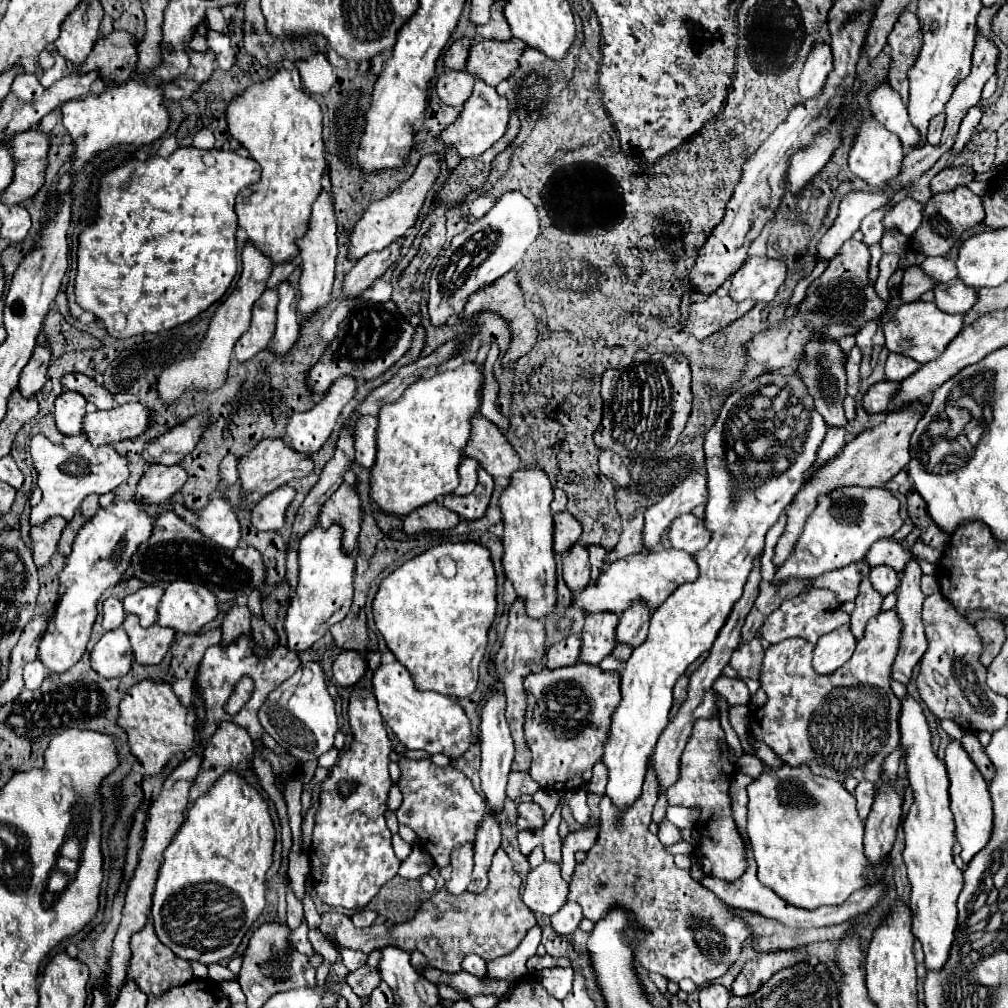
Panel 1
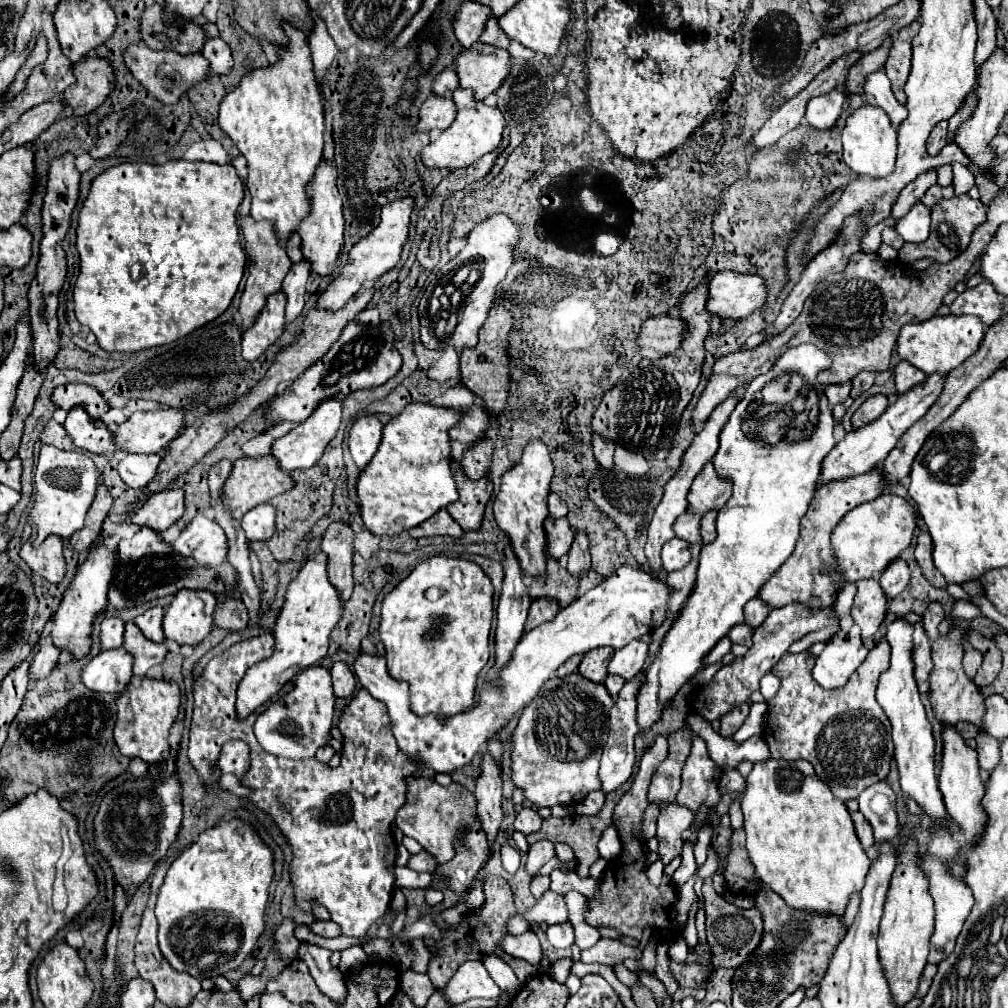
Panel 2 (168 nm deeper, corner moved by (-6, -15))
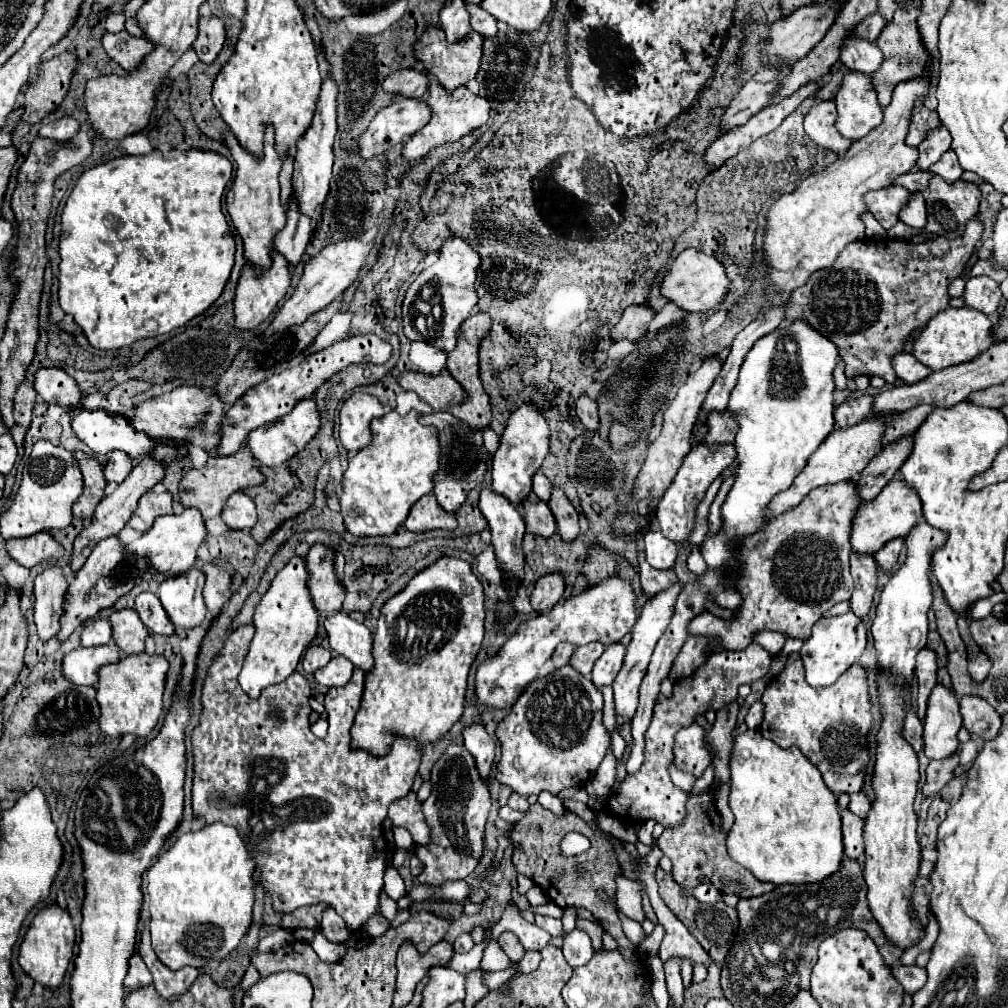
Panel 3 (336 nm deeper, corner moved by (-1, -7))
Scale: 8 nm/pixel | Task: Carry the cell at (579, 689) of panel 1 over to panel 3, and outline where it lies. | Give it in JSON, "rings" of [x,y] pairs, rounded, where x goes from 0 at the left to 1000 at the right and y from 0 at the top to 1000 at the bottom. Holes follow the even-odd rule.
{"rings":[[[558,661],[538,673],[528,675],[512,694],[506,708],[492,722],[492,732],[496,734],[498,744],[498,750],[492,758],[492,774],[520,790],[534,788],[538,784],[554,788],[565,780],[579,780],[605,742],[605,730],[597,720],[597,698],[597,688],[587,675],[565,661]]]}

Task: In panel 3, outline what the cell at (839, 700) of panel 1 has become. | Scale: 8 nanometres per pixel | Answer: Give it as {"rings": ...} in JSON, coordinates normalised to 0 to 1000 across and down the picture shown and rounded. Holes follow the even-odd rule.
{"rings":[[[792,649],[782,653],[780,663],[768,671],[756,688],[758,714],[754,718],[756,730],[768,734],[776,742],[790,740],[812,760],[819,780],[831,790],[835,786],[853,786],[861,758],[861,726],[865,722],[863,692],[859,667],[847,659],[827,679],[808,683],[798,675],[798,663]]]}

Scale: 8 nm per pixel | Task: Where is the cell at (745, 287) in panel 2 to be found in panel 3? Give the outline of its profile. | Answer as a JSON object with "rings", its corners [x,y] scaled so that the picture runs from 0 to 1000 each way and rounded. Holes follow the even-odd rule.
{"rings":[[[681,246],[659,270],[655,280],[655,292],[669,300],[673,306],[681,310],[702,310],[710,302],[714,302],[720,294],[720,270],[714,258],[692,250],[688,246]]]}

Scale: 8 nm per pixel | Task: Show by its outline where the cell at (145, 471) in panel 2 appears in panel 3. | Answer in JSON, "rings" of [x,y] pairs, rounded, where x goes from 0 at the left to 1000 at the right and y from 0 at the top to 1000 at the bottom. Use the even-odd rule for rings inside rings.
{"rings":[[[109,448],[107,458],[103,462],[103,472],[107,478],[123,478],[123,474],[131,466],[131,454],[125,452],[123,448]]]}

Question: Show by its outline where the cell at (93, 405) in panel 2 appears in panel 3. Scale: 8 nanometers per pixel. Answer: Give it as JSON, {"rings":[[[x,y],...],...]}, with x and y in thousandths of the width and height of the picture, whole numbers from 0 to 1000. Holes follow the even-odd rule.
{"rings":[[[40,365],[36,369],[34,387],[48,401],[56,399],[60,403],[77,403],[79,401],[79,385],[77,381],[60,365]]]}

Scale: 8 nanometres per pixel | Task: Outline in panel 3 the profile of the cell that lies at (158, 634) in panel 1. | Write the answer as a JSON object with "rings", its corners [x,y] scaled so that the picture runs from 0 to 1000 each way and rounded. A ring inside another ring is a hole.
{"rings":[[[133,603],[115,605],[107,615],[111,619],[111,633],[121,645],[121,651],[137,649],[143,645],[143,633],[147,631],[147,625]]]}

